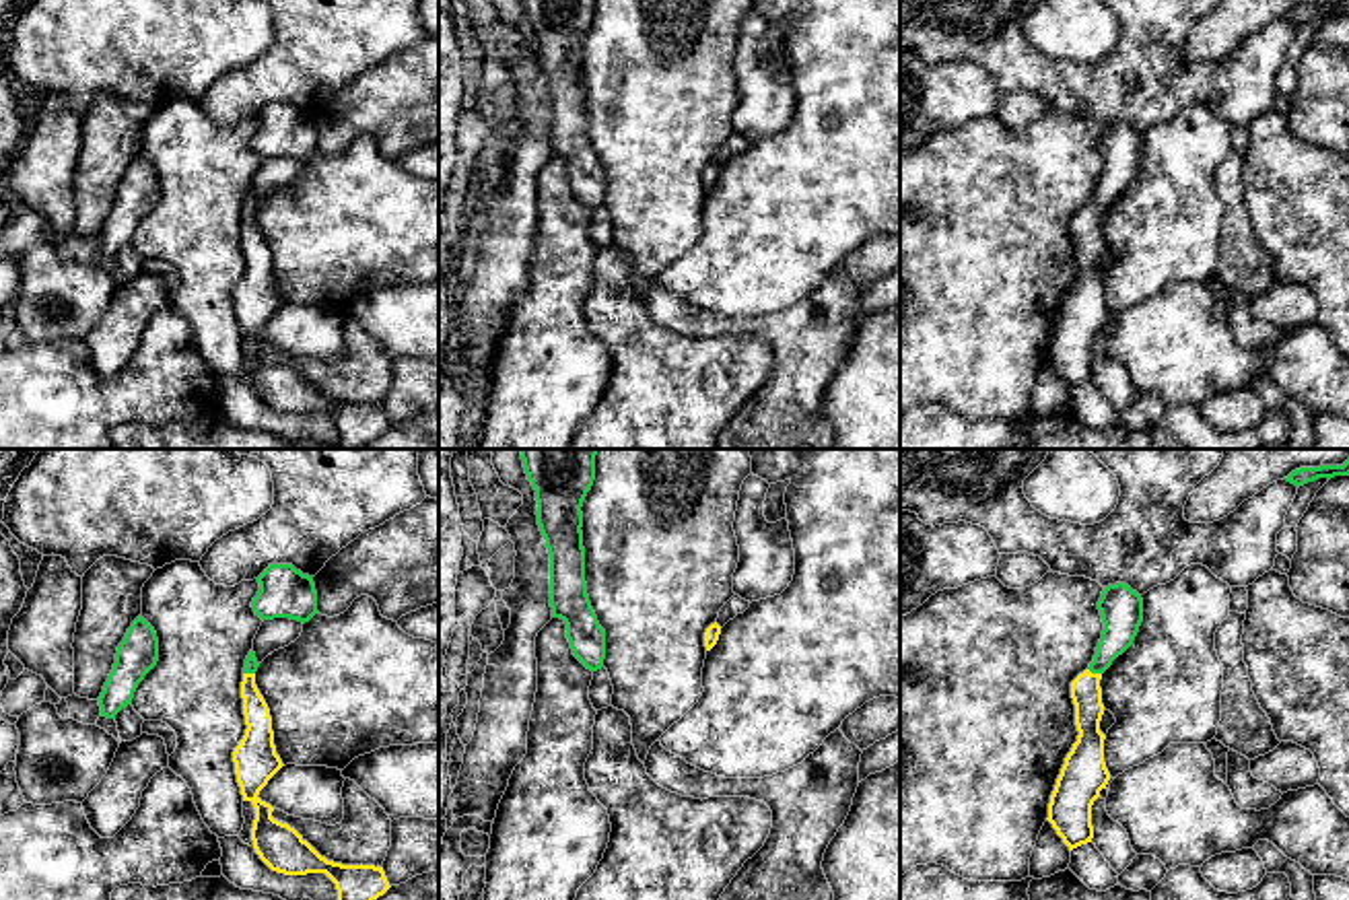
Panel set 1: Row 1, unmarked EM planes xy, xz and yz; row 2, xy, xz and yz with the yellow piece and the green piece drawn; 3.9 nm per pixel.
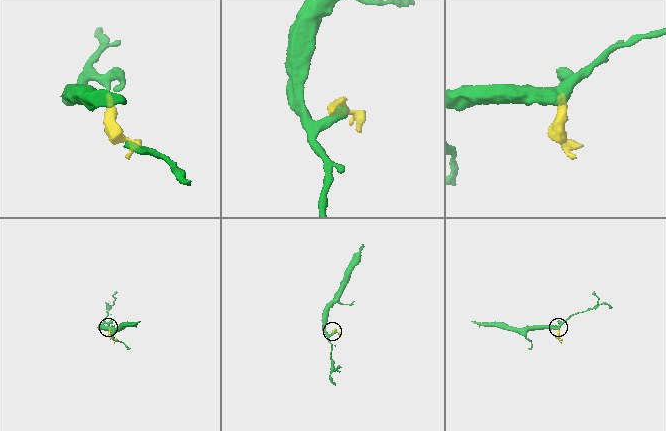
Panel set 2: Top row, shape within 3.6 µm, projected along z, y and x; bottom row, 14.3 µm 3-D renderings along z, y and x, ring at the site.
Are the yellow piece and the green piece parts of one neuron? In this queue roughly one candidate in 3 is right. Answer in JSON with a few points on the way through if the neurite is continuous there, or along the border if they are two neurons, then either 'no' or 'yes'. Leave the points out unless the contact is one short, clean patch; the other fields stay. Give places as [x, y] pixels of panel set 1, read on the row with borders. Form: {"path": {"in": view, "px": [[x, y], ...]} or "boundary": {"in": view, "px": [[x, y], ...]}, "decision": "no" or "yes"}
{"path": {"in": "yz", "px": [[1086, 693], [1086, 684], [1094, 674], [1119, 633], [1121, 616]]}, "decision": "yes"}

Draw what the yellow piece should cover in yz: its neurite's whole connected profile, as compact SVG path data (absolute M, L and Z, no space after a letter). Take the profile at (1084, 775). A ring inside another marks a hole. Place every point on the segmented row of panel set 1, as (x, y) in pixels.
M1116 583L1104 587L1098 610L1104 630L1094 661L1071 682L1079 735L1065 758L1046 818L1069 851L1094 838L1092 805L1110 781L1104 762L1106 735L1100 731L1104 715L1100 680L1112 661L1133 645L1143 622L1143 599L1129 585Z

